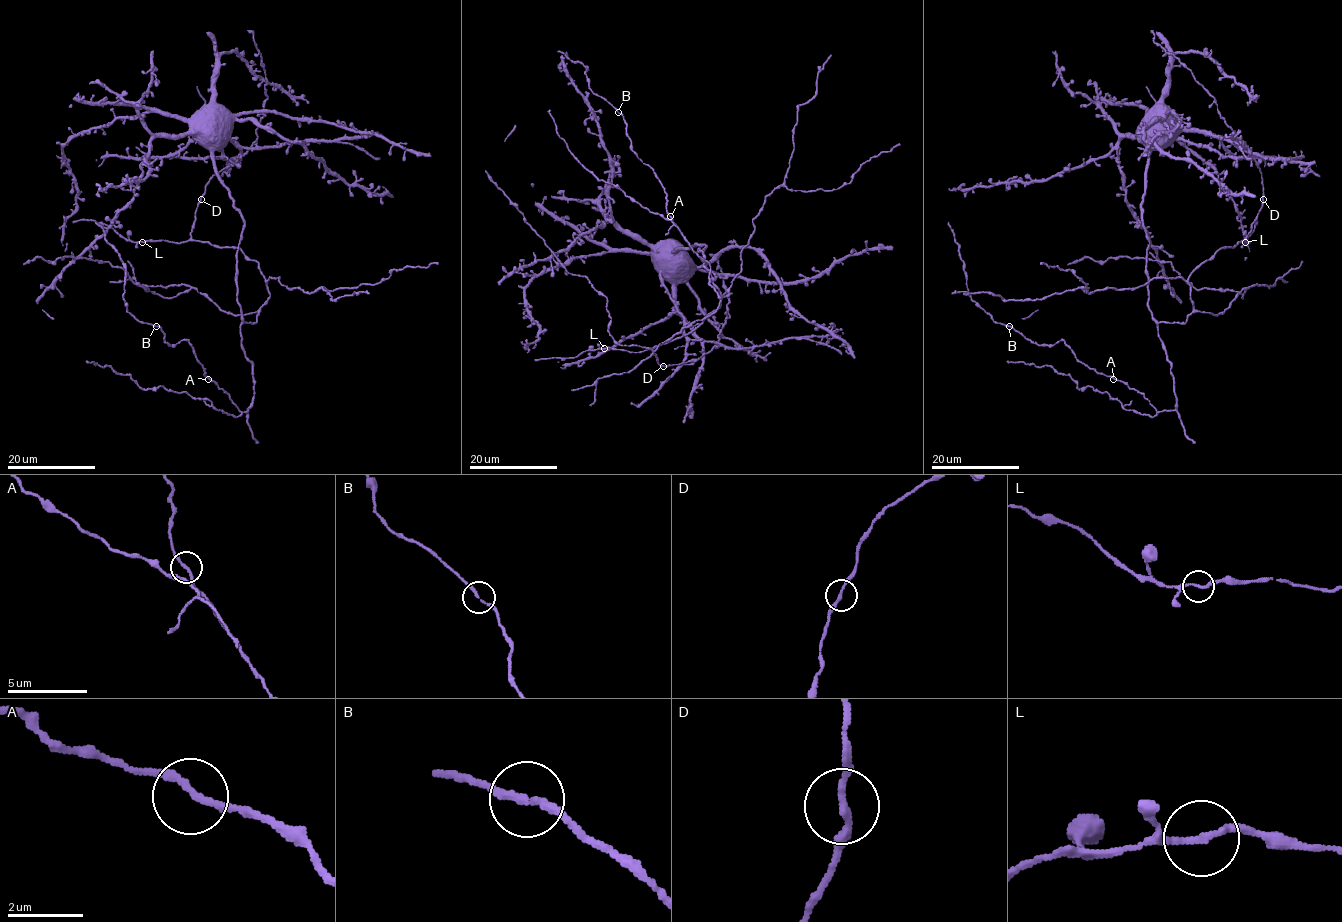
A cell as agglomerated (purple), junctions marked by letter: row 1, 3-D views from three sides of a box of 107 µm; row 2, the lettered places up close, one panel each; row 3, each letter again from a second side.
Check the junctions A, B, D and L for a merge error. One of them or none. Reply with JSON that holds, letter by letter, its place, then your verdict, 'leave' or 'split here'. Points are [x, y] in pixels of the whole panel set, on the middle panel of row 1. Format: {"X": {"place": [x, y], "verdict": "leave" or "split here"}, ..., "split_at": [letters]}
{"A": {"place": [670, 216], "verdict": "leave"}, "B": {"place": [618, 112], "verdict": "leave"}, "D": {"place": [663, 366], "verdict": "leave"}, "L": {"place": [604, 348], "verdict": "leave"}, "split_at": []}

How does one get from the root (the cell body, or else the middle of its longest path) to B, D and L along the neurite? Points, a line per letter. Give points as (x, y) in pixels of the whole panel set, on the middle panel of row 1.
B: (662, 258), (704, 244), (698, 251), (716, 277), (668, 214), (666, 192), (632, 150), (617, 111)
D: (662, 258), (662, 285), (684, 319), (684, 362), (689, 365), (691, 361), (663, 366)
L: (662, 258), (660, 282), (684, 319), (684, 362), (691, 362), (660, 366), (653, 349), (629, 352), (604, 348)

